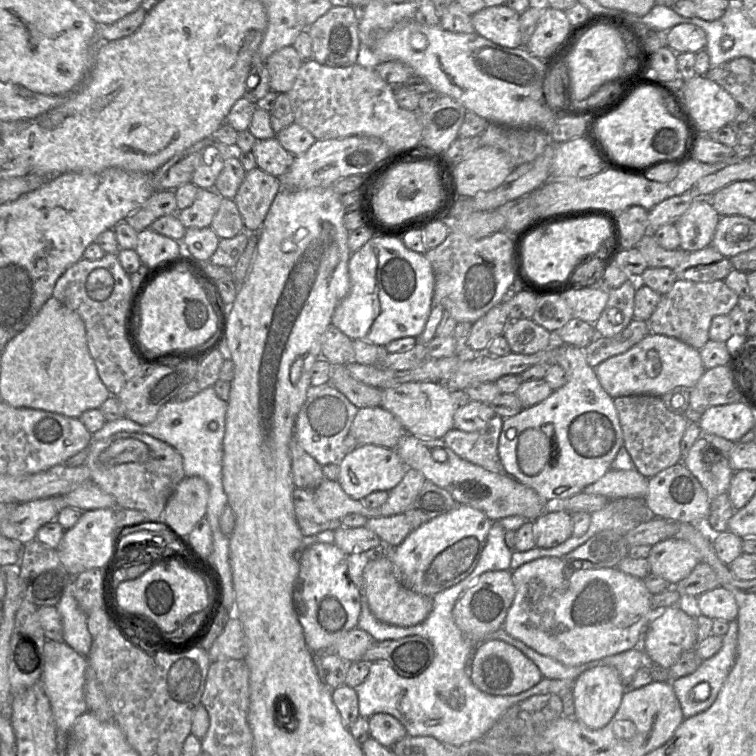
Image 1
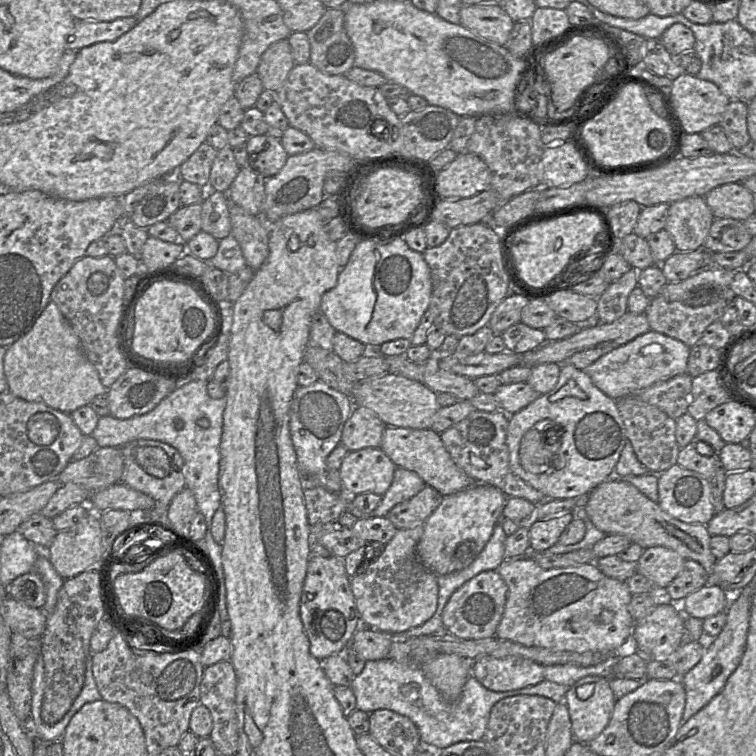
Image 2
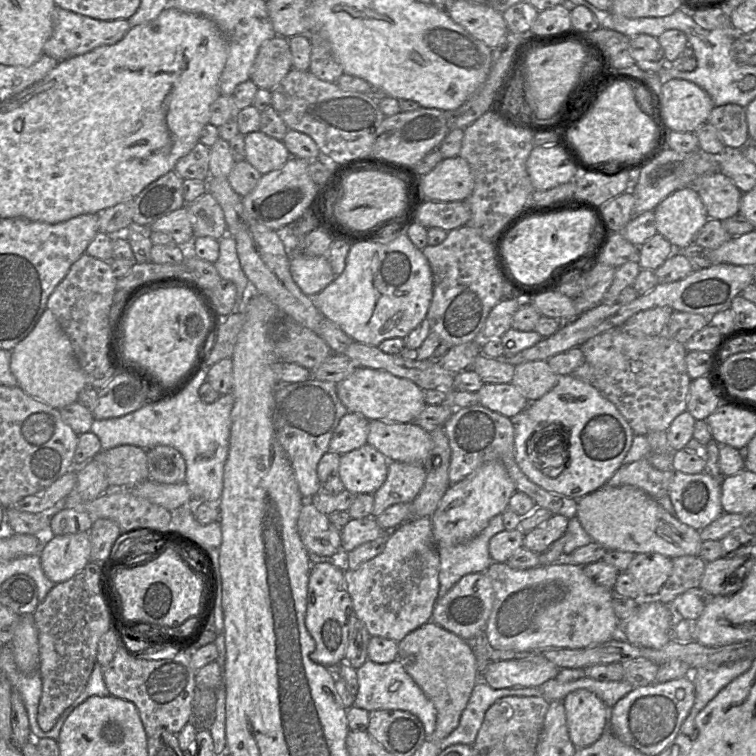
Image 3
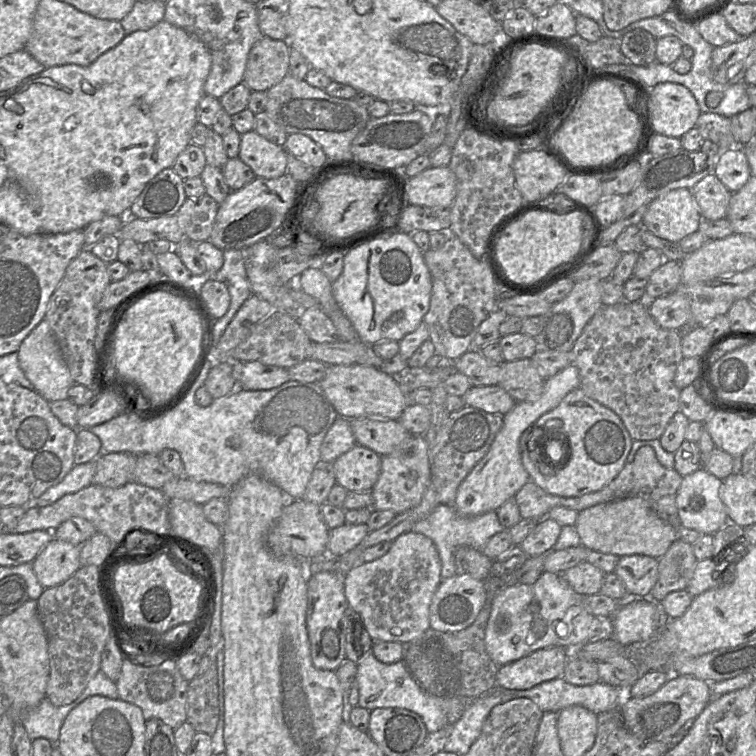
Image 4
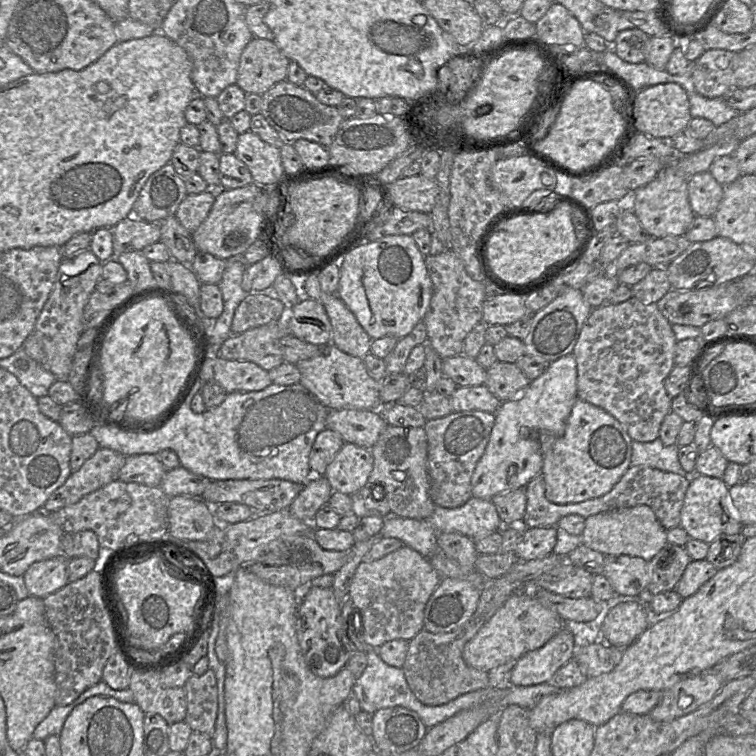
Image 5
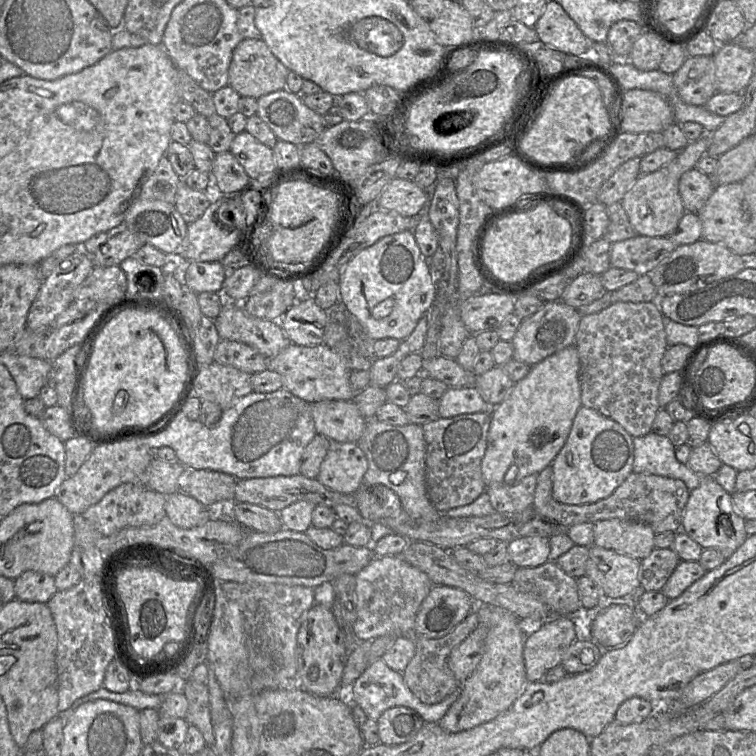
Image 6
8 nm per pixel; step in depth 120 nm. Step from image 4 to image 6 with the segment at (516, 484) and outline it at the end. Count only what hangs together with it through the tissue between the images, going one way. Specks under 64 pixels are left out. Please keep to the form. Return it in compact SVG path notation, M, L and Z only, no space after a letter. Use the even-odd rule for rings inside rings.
M570 345L531 366L527 376L514 384L507 397L496 407L490 408L487 448L481 462L485 484L516 485L524 477L538 474L551 465L564 446L581 406L580 360L575 345Z

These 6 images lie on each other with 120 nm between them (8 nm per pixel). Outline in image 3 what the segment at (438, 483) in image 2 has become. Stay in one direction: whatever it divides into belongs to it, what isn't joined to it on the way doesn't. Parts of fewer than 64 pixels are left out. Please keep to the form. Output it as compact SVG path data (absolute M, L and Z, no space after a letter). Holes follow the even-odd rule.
M370 420L367 444L381 452L388 461L427 467L433 441L429 432L416 423Z

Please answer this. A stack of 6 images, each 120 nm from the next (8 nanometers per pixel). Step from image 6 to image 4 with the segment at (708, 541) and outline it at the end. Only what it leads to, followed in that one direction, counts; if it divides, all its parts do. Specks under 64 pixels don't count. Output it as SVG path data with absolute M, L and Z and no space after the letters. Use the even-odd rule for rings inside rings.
M705 468L683 477L676 496L677 525L694 529L702 535L714 534L723 528L728 521L726 507L722 502L723 480L717 478Z

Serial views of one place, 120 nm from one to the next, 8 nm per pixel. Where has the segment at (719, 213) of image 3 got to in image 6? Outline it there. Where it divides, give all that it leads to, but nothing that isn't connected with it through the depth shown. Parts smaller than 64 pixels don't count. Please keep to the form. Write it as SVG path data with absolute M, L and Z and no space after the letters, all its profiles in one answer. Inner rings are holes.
M697 168L685 172L679 181L679 194L686 212L698 213L710 198L716 185Z

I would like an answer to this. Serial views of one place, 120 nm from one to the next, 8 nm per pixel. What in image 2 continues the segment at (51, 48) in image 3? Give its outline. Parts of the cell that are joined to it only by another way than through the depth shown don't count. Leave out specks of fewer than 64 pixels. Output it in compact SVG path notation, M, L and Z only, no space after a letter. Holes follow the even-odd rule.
M135 17L117 18L113 21L76 20L67 37L65 49L79 51L98 42L114 41L138 23Z

